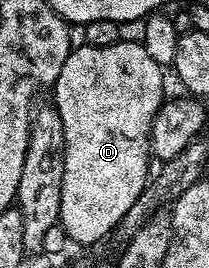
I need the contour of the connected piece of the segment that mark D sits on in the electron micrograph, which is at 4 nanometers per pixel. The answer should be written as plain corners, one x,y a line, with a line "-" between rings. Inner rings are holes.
121,41
115,44
99,47
86,43
78,44
72,48
71,53
65,59
65,67
61,67
61,75
57,75
57,83
53,87
53,104
61,115
61,127
65,131
65,175
61,183
61,211
59,212
59,225
66,233
68,242
81,245
91,245
109,236
116,230
122,217
129,211
129,207
137,201
150,178
149,163
151,164
150,140
153,119
165,100
165,73
164,68
157,63
149,51
145,50
142,42

